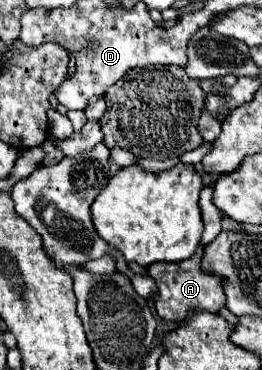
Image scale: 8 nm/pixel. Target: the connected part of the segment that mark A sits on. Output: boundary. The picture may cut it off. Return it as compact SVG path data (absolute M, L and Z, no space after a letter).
M198 249L190 259L178 261L178 263L154 263L154 267L148 267L148 275L158 285L156 311L164 321L176 321L182 323L190 317L192 311L208 311L218 313L226 305L226 295L222 287L222 277L204 273L202 271L202 251Z

